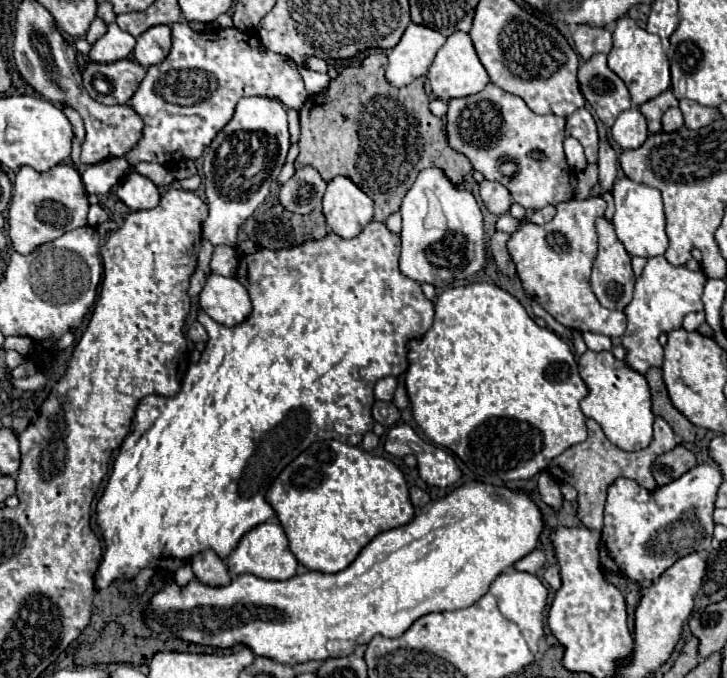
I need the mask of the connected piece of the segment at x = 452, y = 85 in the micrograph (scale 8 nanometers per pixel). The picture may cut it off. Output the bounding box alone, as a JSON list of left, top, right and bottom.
[428,33,490,101]

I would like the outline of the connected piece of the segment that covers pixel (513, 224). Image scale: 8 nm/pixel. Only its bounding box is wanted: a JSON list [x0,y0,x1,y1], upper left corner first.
[496,215,522,233]

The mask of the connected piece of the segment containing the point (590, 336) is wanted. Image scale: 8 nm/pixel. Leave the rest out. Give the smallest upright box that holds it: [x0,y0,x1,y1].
[584,333,612,351]

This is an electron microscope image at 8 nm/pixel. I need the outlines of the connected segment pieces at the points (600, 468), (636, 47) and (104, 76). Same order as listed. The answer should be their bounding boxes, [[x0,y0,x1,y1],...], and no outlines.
[[548,417,678,531],[608,17,670,107],[82,59,146,105]]

